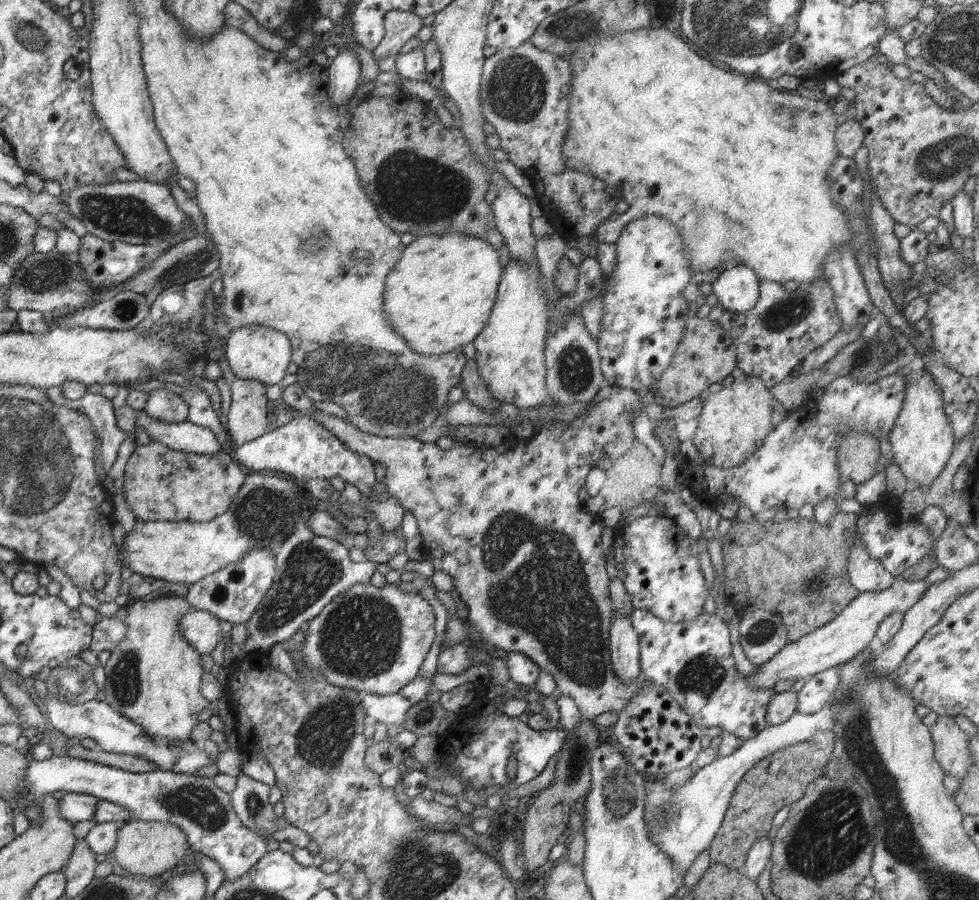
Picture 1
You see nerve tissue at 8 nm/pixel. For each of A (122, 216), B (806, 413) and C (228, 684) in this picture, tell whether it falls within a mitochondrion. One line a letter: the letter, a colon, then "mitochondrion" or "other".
A: mitochondrion
B: other
C: other

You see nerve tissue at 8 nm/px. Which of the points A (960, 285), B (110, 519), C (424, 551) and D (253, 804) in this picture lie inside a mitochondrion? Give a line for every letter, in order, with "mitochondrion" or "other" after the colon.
A: other
B: other
C: other
D: mitochondrion

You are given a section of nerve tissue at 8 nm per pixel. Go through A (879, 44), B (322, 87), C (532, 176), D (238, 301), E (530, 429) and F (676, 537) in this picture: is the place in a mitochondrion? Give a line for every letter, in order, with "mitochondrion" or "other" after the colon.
A: other
B: other
C: other
D: other
E: other
F: other

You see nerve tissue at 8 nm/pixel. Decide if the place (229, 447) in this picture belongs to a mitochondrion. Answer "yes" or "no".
no

